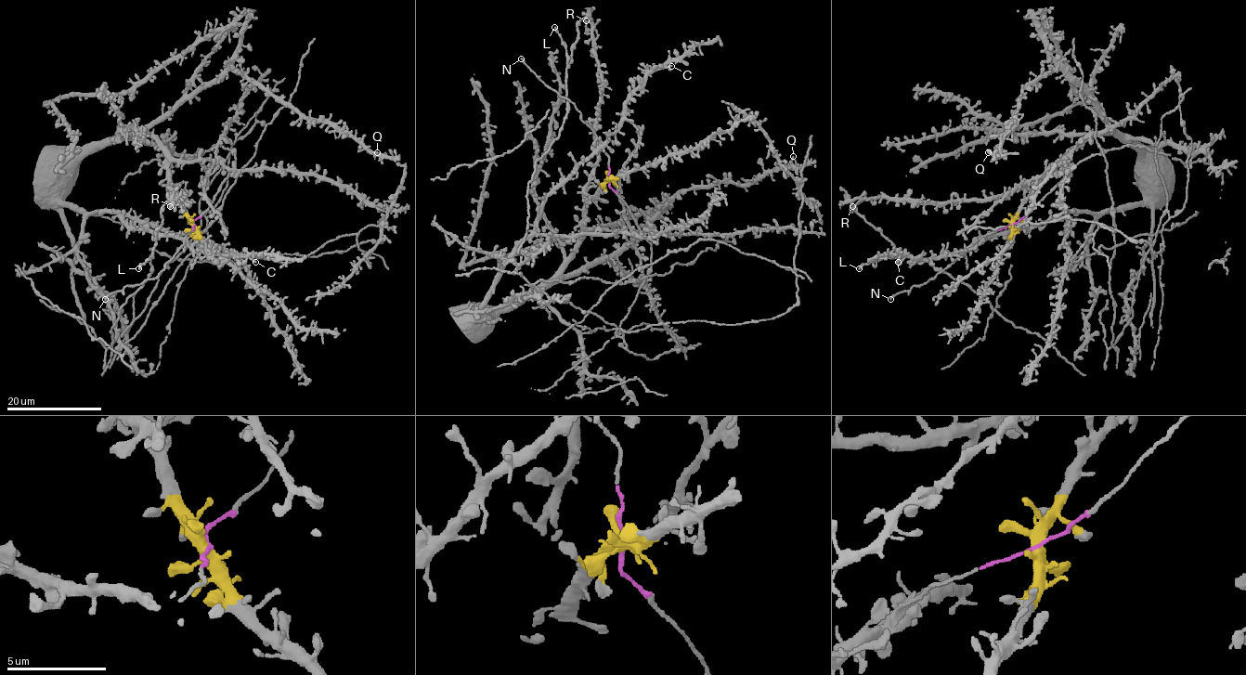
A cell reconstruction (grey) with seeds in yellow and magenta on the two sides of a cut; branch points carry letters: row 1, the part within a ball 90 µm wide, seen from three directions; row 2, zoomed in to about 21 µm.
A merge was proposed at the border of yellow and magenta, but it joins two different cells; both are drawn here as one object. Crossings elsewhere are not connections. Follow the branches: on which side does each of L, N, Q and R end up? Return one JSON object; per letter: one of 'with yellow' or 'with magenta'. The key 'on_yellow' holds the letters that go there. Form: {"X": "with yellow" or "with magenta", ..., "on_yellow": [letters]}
{"L": "with yellow", "N": "with magenta", "Q": "with yellow", "R": "with yellow", "on_yellow": ["L", "Q", "R"]}

